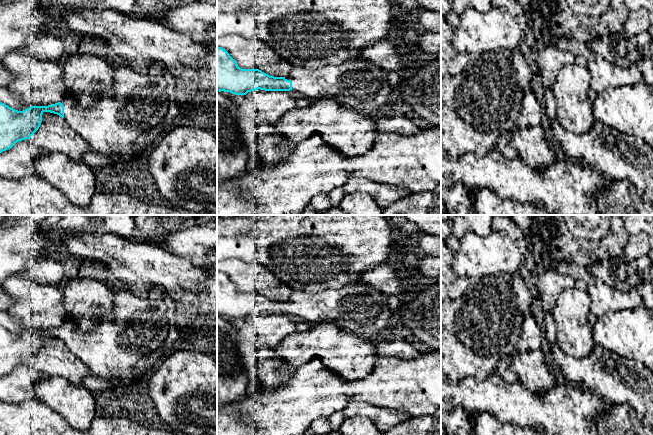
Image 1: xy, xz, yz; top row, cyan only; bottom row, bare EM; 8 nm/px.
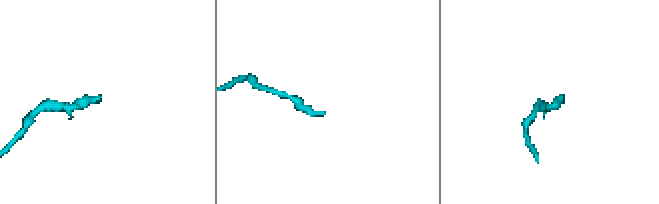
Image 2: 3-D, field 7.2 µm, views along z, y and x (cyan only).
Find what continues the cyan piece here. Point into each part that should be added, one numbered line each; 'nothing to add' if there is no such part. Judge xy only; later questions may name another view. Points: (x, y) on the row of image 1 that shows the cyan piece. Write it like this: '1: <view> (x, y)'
1: xy (134, 103)

